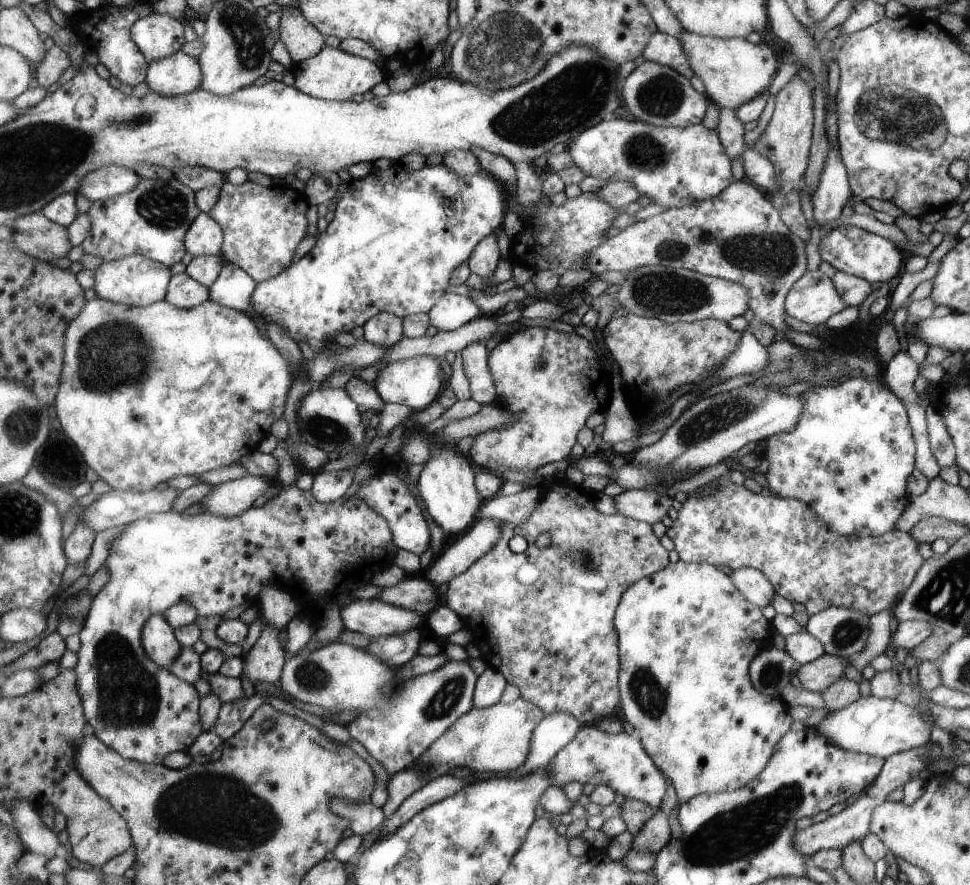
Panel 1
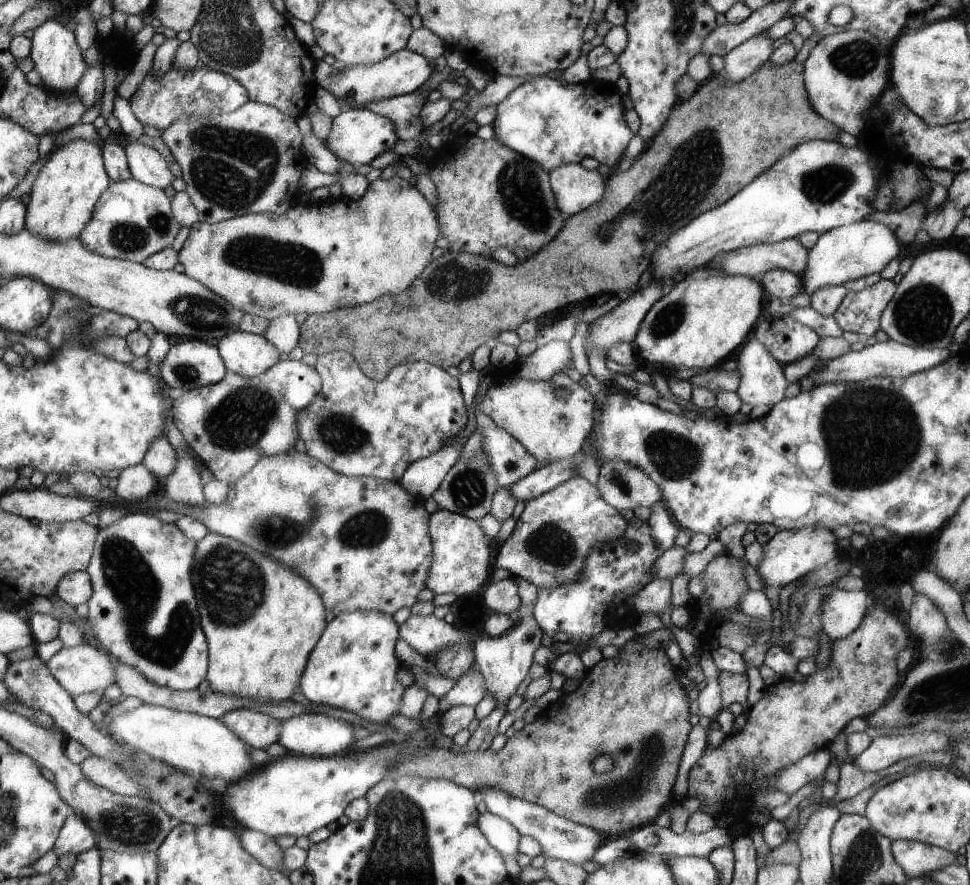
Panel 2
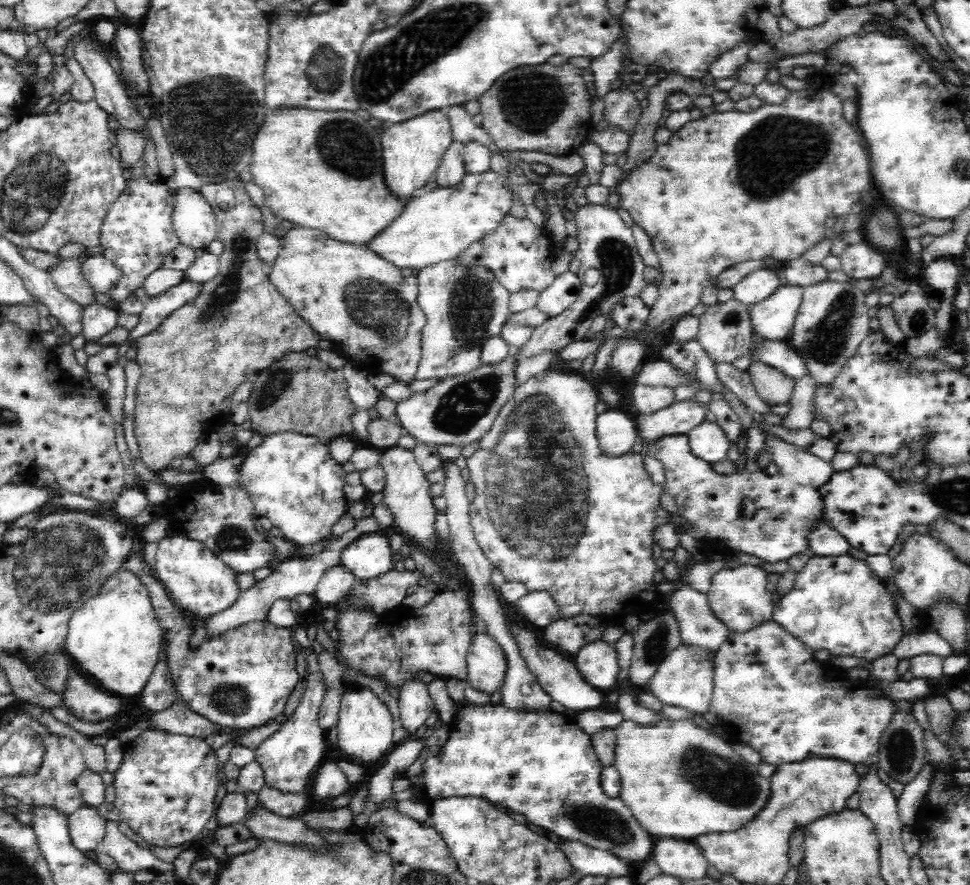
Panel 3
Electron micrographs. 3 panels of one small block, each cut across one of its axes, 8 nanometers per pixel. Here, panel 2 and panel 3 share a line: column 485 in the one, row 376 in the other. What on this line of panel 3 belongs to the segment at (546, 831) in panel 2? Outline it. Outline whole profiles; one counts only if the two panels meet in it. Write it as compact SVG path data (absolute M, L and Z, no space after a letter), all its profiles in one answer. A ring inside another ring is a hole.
M768 340L758 346L758 361L777 368L795 381L809 374L808 365L787 341Z

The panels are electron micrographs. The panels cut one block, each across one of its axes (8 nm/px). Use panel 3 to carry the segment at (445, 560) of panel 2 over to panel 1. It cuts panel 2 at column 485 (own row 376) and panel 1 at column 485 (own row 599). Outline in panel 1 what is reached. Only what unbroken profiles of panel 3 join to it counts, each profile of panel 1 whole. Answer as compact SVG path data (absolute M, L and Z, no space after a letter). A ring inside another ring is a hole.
M565 476L555 478L554 489L547 485L541 490L541 498L534 510L522 522L501 523L500 534L494 546L480 558L477 558L462 574L451 578L447 582L447 591L444 594L443 605L449 608L461 620L462 628L471 633L470 644L477 647L480 657L488 666L494 670L501 668L517 668L517 686L523 686L523 698L529 698L534 706L537 706L544 713L553 713L554 711L562 711L571 714L579 722L580 726L596 724L599 719L609 717L614 714L614 708L619 701L619 643L617 632L613 627L614 611L618 606L620 597L623 592L632 586L636 581L640 581L645 576L660 572L667 567L667 552L665 548L661 548L659 540L651 532L651 525L642 521L635 521L629 517L619 515L603 516L593 508L593 500L583 498L583 486L581 484L571 483ZM544 533L548 533L550 537L549 545L541 547L538 545L539 538ZM519 535L527 541L527 548L522 554L513 554L507 546L507 542L513 536ZM521 564L535 564L535 568L539 568L539 578L531 584L531 586L521 586L515 580L515 570Z

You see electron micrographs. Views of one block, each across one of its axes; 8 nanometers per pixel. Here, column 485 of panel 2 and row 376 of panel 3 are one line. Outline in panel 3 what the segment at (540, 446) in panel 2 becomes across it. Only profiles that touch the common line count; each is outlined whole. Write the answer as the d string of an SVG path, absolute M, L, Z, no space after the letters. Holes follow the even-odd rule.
M294 226L280 238L277 258L269 266L270 284L292 305L294 312L309 324L322 340L331 340L336 353L355 362L367 371L389 374L398 382L411 383L416 379L422 358L422 330L426 326L426 313L418 303L418 284L414 292L406 290L406 278L400 269L378 257L364 246L338 242L320 229Z

